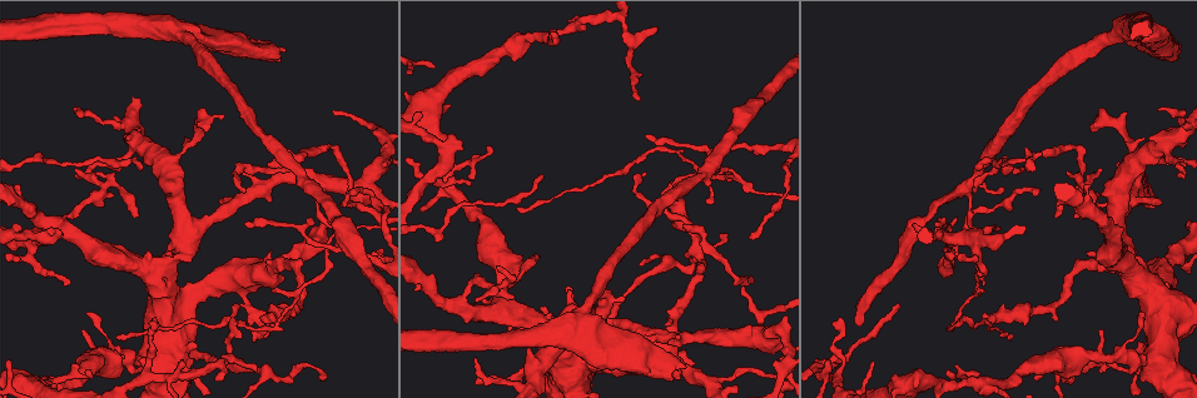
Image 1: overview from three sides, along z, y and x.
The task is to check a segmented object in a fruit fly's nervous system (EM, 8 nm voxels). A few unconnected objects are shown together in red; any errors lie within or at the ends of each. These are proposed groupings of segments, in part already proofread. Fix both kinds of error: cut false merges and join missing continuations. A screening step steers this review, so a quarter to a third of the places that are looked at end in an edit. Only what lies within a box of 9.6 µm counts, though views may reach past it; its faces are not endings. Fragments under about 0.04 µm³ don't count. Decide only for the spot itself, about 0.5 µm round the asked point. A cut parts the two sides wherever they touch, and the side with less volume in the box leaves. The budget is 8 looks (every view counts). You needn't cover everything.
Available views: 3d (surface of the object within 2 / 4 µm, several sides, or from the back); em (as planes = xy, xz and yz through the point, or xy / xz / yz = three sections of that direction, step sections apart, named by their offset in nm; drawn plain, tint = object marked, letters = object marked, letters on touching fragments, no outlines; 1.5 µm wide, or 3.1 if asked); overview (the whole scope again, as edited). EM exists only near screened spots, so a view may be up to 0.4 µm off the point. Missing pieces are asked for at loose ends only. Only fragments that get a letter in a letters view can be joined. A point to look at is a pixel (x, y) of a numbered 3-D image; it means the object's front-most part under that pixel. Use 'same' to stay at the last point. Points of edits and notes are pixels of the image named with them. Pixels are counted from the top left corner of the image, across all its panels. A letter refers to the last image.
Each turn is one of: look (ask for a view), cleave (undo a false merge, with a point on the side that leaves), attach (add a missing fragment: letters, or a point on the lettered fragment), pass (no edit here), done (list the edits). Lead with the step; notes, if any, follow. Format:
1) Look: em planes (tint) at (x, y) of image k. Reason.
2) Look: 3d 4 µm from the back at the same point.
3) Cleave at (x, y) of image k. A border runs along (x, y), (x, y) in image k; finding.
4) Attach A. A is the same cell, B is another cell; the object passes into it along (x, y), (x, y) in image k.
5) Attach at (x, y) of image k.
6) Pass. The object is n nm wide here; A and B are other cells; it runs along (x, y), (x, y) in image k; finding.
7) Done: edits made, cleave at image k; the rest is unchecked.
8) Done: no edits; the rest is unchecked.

Look: em planes (letters) at (86, 313) of image 1.

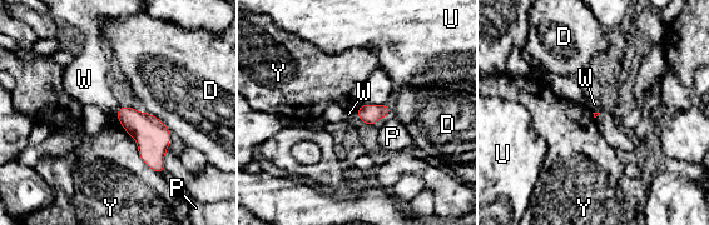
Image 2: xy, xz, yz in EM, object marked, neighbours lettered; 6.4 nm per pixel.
Pass. The longest contact is with Y, 300 nm; D, P, U, W and Y are other cells; a border runs along (119, 105), (114, 114) in image 2; no lettered fragment goes on from it.

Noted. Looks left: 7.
Look: em planes (letters) at (475, 360) of image 1. Tapers out.

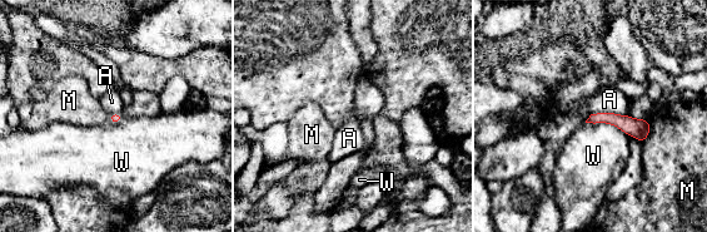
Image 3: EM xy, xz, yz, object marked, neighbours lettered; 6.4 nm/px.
Pass. A, M and W are other cells; a border runs along (648, 119), (648, 136), (642, 144) in image 3; no lettered fragment goes on from it.

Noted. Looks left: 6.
Look: em yz step 8 (letters) at (284, 50) of image 1.

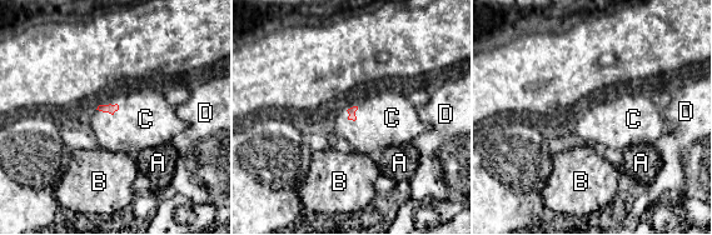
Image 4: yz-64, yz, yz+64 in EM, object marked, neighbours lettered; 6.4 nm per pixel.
Look: em planes (letters) at the same point. Another direction.

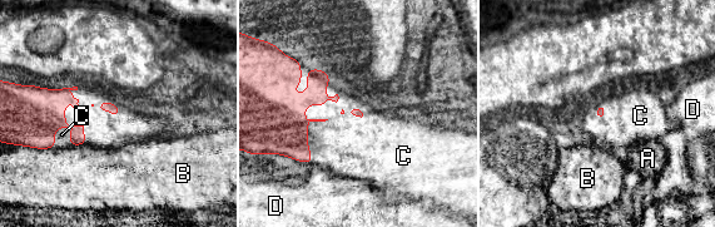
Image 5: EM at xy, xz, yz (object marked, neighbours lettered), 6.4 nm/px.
Attach C. The longest contact is with C, 300 nm; C is the same cell, A, B and D are other cells; it goes on there.

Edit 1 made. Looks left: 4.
Done: edits made, attach at image 5; the rest is unchecked.

